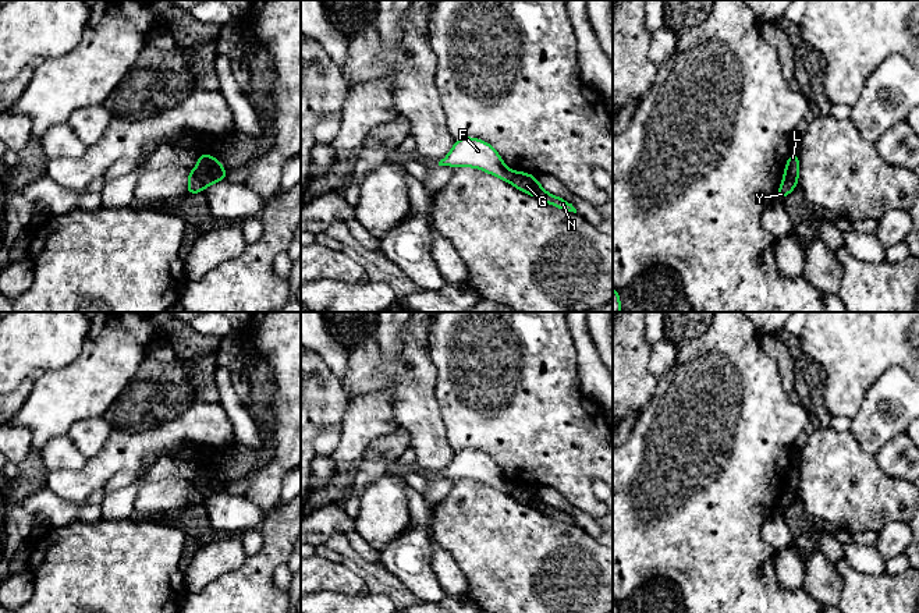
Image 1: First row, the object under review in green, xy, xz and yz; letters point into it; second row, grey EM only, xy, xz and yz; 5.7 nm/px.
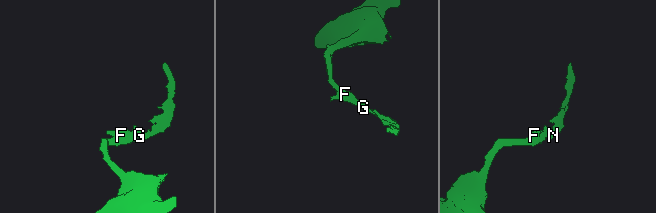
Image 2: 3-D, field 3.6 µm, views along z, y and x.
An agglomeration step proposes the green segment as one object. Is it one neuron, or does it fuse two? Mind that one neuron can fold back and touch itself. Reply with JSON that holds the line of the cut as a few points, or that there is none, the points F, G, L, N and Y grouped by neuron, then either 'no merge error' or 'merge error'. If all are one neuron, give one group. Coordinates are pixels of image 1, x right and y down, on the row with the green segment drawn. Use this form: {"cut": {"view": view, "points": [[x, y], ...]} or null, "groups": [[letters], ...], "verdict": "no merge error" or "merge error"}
{"cut": {"view": "xy", "points": [[192, 170], [205, 187]]}, "groups": [["F", "Y"], ["G", "L", "N"]], "verdict": "merge error"}

